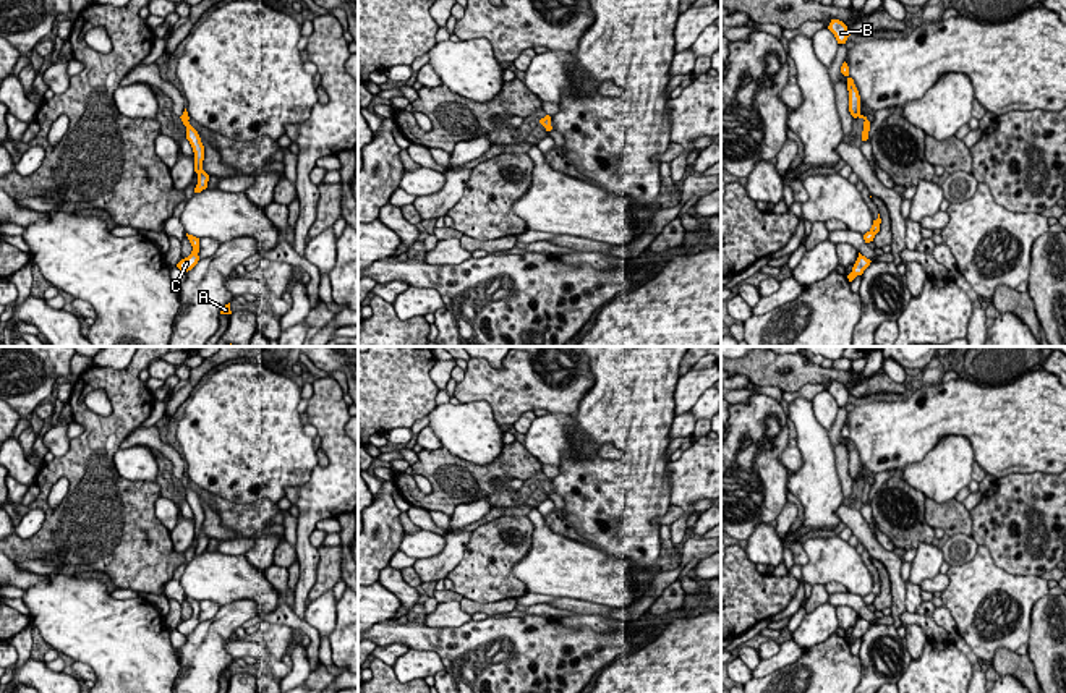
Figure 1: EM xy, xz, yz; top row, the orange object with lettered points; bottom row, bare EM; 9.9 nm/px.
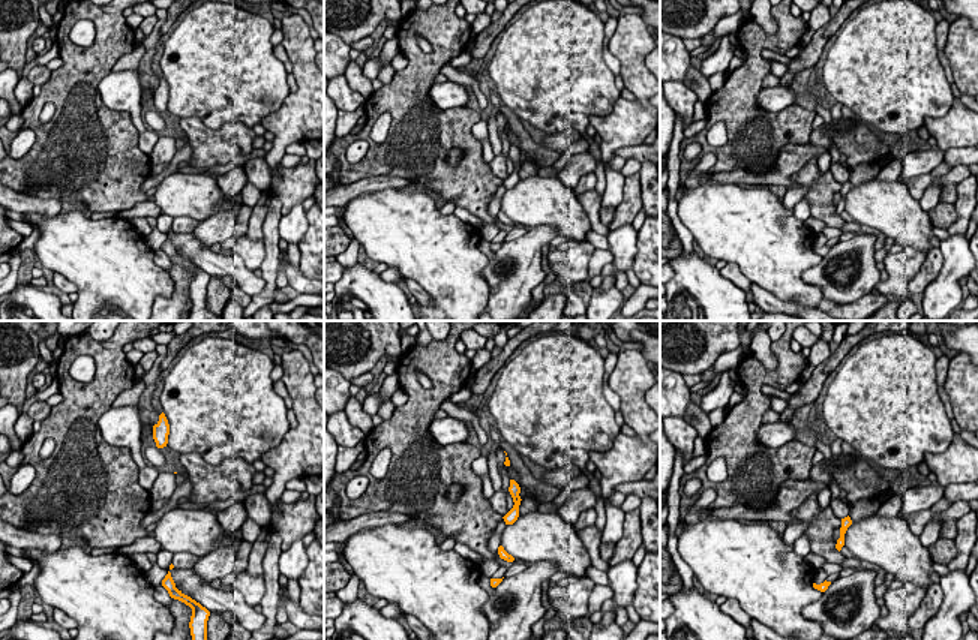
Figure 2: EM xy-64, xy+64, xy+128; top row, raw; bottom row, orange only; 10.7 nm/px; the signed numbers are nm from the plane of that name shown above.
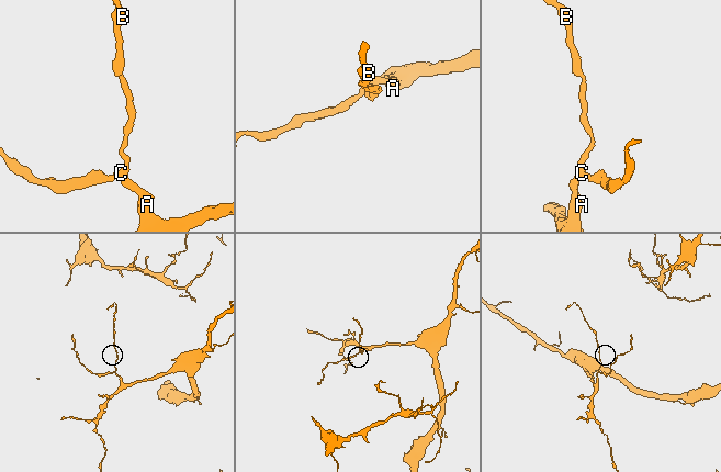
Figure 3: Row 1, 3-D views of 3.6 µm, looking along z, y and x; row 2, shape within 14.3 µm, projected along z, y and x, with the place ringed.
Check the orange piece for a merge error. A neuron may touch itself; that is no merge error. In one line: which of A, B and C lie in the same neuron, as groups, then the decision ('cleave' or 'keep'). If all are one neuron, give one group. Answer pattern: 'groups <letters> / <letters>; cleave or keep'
groups A C / B; cleave

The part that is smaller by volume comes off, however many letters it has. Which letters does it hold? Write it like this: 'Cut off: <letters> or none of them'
Cut off: B

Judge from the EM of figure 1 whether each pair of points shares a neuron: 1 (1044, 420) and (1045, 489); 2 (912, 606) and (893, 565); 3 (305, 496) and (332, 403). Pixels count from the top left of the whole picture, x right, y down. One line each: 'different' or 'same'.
1: different
2: different
3: same

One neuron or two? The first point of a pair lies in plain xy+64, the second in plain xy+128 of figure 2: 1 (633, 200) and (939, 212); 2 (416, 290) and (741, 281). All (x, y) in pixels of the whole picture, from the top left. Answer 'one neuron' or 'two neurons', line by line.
1: two neurons
2: two neurons

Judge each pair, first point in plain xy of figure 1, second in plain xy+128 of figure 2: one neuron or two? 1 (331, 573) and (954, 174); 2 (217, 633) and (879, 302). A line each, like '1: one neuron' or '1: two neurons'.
1: two neurons
2: two neurons

